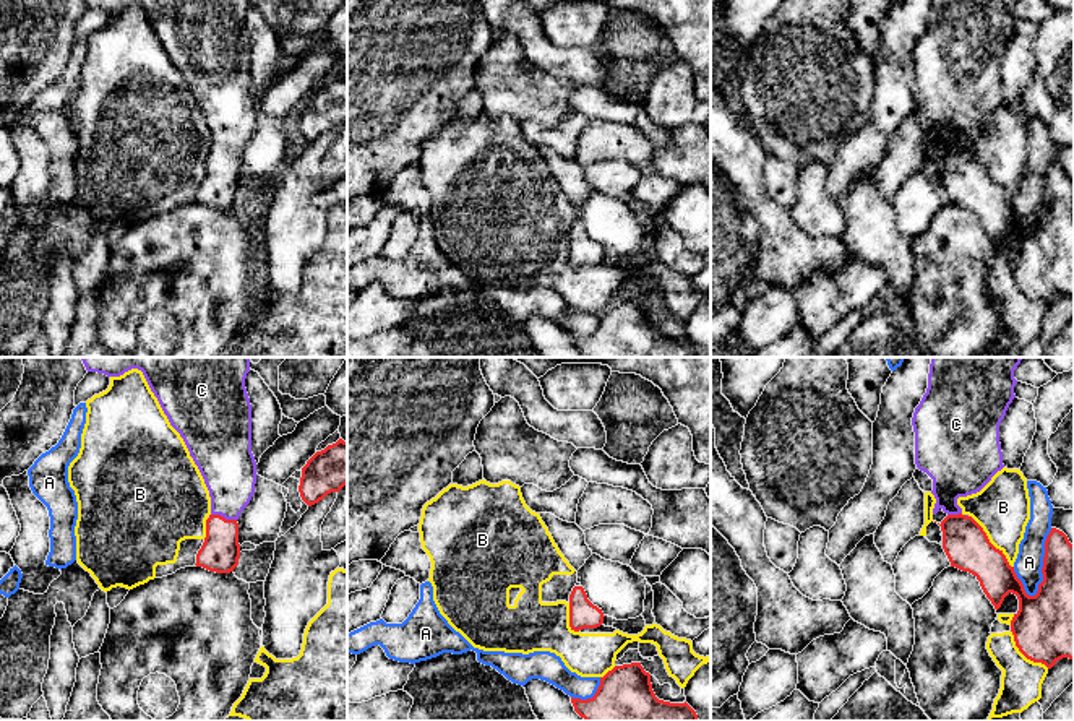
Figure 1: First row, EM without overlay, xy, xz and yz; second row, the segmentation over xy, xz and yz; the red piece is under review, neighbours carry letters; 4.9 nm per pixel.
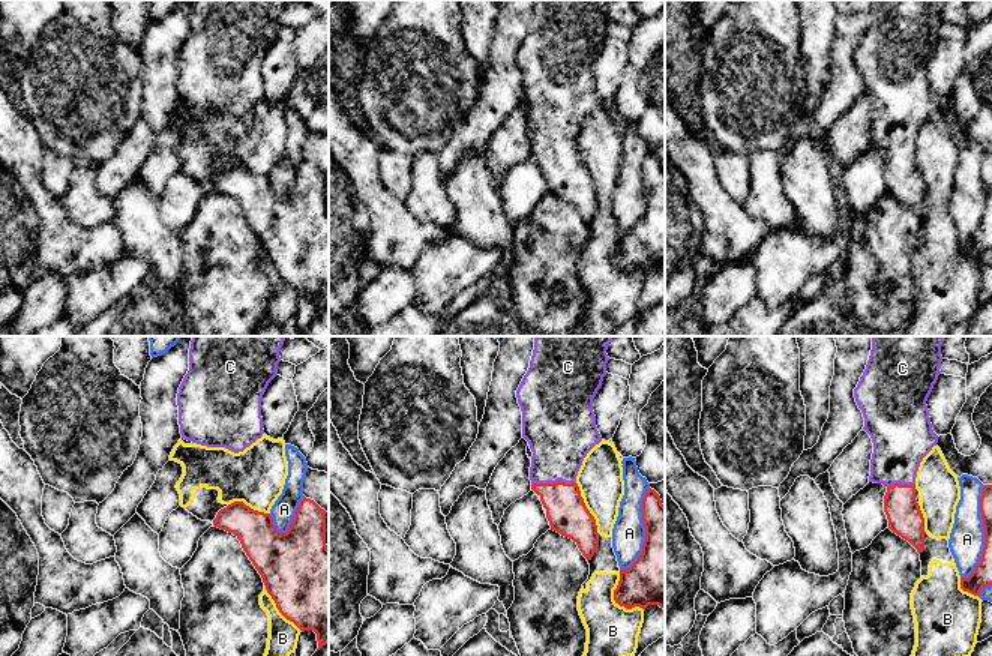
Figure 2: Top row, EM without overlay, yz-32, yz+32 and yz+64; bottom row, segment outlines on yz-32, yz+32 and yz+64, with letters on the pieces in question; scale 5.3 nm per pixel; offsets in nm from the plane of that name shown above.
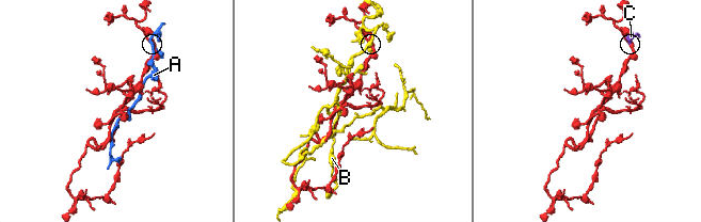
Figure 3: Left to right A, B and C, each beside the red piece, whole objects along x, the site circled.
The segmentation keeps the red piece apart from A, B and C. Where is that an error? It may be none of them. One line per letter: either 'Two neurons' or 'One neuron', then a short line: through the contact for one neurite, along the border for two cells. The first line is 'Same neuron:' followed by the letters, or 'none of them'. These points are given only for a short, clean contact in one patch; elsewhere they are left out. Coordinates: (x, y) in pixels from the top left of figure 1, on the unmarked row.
Same neuron: C
A: Two neurons
B: Two neurons
C: One neuron. Line: xy (219, 189), (223, 153), (227, 138), (227, 103)

